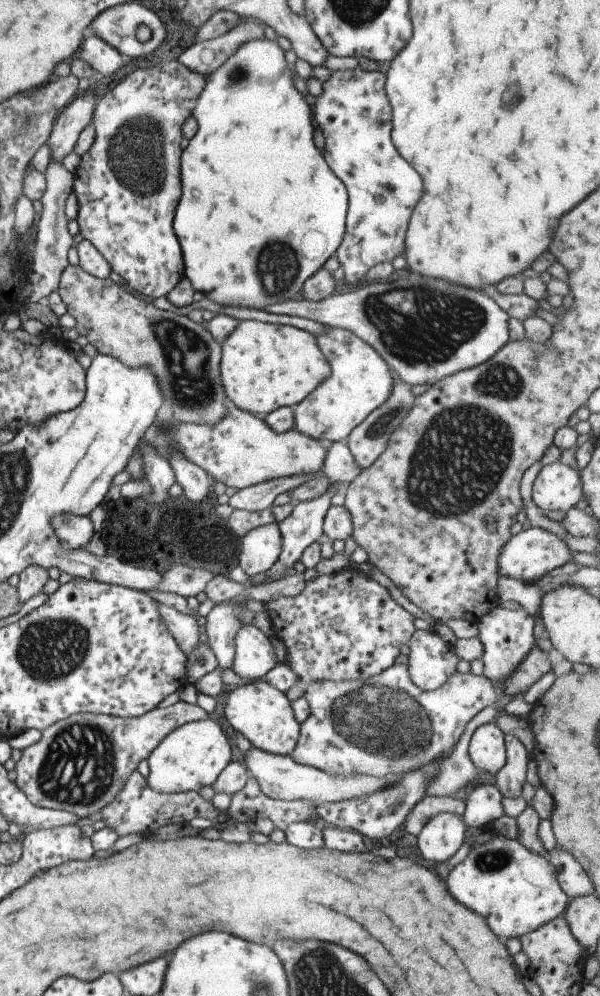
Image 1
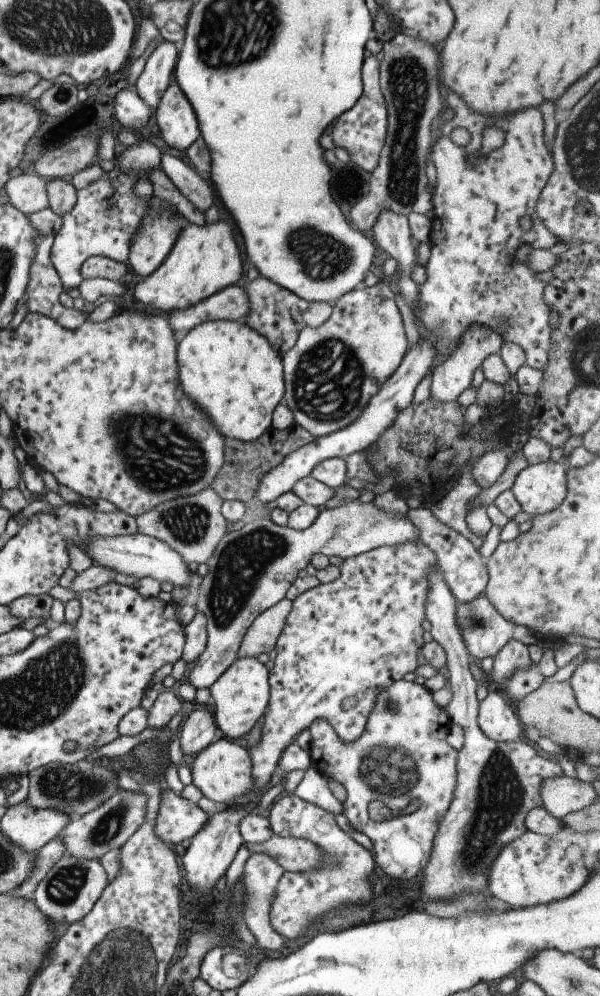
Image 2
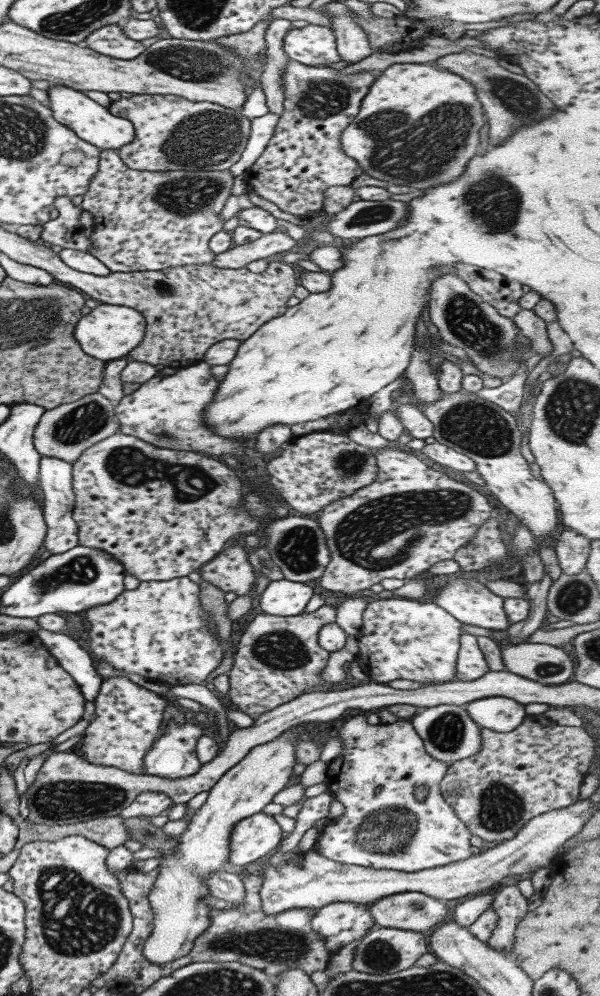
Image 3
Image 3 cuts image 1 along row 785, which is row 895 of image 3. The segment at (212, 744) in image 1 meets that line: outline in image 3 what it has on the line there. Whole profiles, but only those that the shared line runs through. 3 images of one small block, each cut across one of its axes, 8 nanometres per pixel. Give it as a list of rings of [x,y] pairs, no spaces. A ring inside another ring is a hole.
[[[291,726],[273,740],[254,746],[235,766],[226,770],[208,790],[205,802],[190,816],[185,831],[178,836],[177,846],[161,857],[153,887],[149,891],[149,906],[153,910],[153,926],[142,945],[142,958],[151,964],[169,965],[186,956],[193,940],[209,926],[209,905],[203,901],[209,896],[206,881],[218,870],[232,870],[227,862],[230,856],[230,837],[239,820],[262,812],[263,806],[289,784],[295,763],[295,741],[305,729]]]

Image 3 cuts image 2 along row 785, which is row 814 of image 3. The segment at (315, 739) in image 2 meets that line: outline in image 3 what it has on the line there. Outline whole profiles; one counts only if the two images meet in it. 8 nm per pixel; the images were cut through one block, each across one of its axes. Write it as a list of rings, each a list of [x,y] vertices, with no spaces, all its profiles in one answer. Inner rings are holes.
[[[355,715],[341,726],[337,735],[341,737],[343,750],[327,763],[323,786],[343,805],[343,813],[321,828],[312,852],[343,864],[405,873],[440,867],[472,856],[468,840],[471,834],[439,793],[438,784],[445,775],[447,763],[427,754],[409,720],[369,725],[365,716]],[[417,785],[427,787],[427,796],[422,802],[415,801],[413,796]]]

